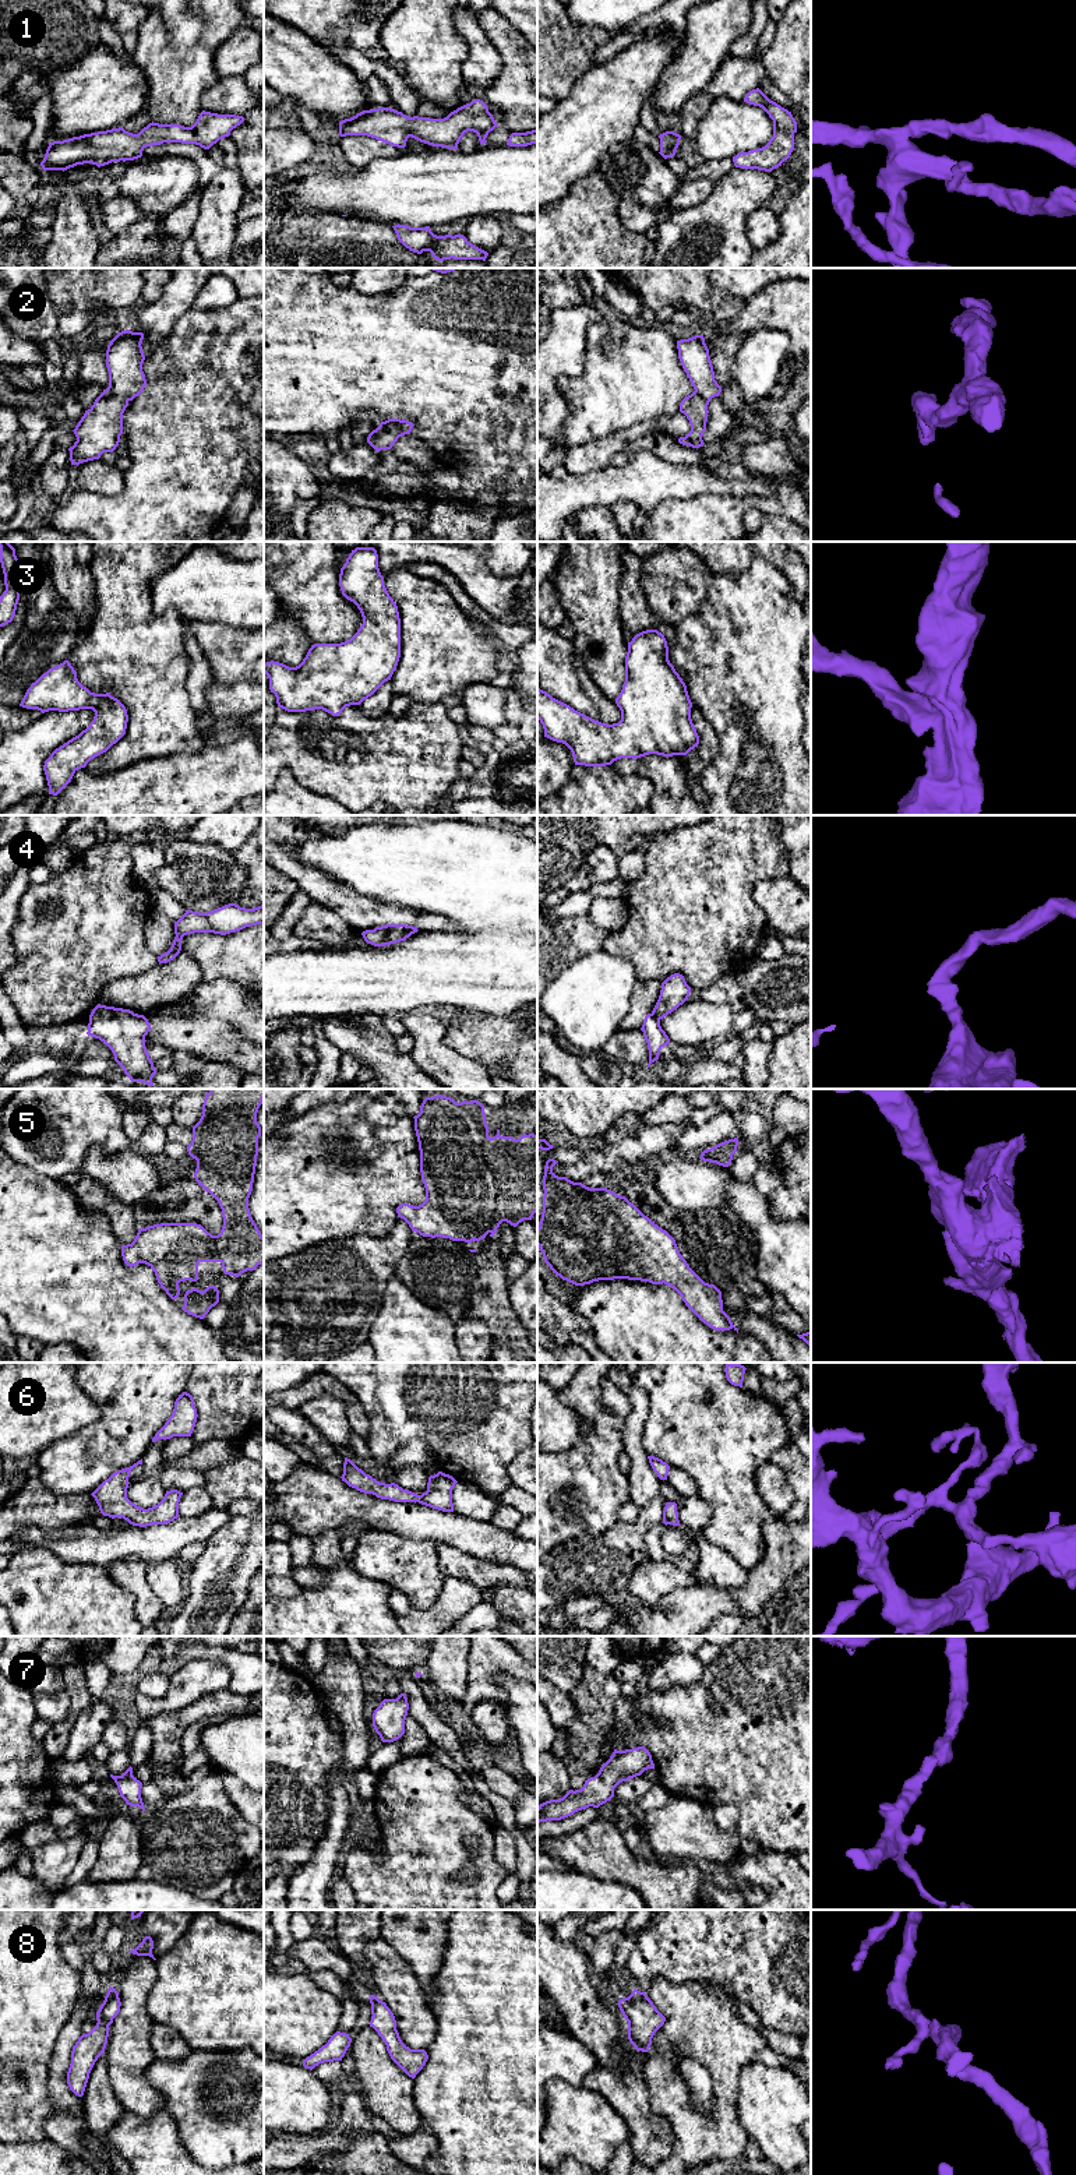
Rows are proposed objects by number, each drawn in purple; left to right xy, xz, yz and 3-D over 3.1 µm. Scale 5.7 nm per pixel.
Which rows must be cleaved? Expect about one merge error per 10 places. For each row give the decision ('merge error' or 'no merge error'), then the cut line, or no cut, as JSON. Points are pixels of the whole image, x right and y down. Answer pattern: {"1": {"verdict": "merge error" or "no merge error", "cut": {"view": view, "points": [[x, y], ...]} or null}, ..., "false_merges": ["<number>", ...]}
{"1": {"verdict": "no merge error", "cut": null}, "2": {"verdict": "no merge error", "cut": null}, "3": {"verdict": "no merge error", "cut": null}, "4": {"verdict": "no merge error", "cut": null}, "5": {"verdict": "no merge error", "cut": null}, "6": {"verdict": "no merge error", "cut": null}, "7": {"verdict": "no merge error", "cut": null}, "8": {"verdict": "no merge error", "cut": null}, "false_merges": []}

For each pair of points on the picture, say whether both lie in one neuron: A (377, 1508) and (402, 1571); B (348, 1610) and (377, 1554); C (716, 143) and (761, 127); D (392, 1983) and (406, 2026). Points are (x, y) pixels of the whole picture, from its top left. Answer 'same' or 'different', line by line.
A: different
B: different
C: same
D: same

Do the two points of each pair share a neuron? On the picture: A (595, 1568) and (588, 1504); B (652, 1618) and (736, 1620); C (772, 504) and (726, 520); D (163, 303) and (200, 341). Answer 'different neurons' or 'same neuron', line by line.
A: different neurons
B: different neurons
C: same neuron
D: different neurons

